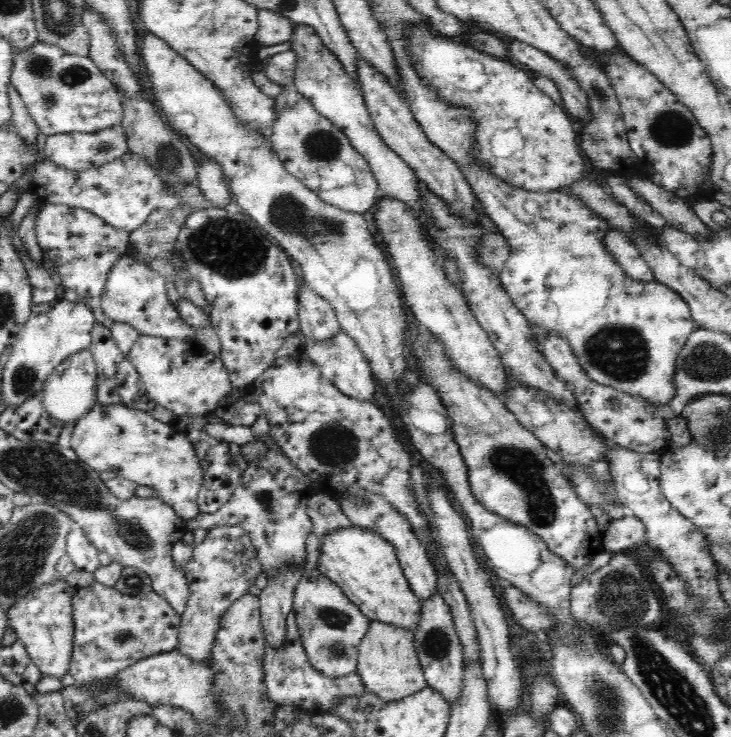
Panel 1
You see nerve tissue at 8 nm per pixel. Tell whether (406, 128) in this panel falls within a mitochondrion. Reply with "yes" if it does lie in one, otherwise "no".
no

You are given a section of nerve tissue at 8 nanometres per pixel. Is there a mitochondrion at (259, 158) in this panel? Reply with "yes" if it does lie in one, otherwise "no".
no

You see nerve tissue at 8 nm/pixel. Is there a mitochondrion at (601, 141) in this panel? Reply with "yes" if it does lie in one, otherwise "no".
yes

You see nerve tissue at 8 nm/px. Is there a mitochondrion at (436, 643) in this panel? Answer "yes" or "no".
yes

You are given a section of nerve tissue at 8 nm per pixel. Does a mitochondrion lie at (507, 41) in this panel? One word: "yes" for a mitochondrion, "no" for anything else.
no

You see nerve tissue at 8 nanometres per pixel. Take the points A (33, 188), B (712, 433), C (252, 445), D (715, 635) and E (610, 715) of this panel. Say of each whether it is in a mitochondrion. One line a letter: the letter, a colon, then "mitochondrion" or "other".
A: other
B: mitochondrion
C: other
D: mitochondrion
E: mitochondrion

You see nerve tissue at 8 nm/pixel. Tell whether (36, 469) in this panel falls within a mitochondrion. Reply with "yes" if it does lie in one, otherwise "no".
yes

